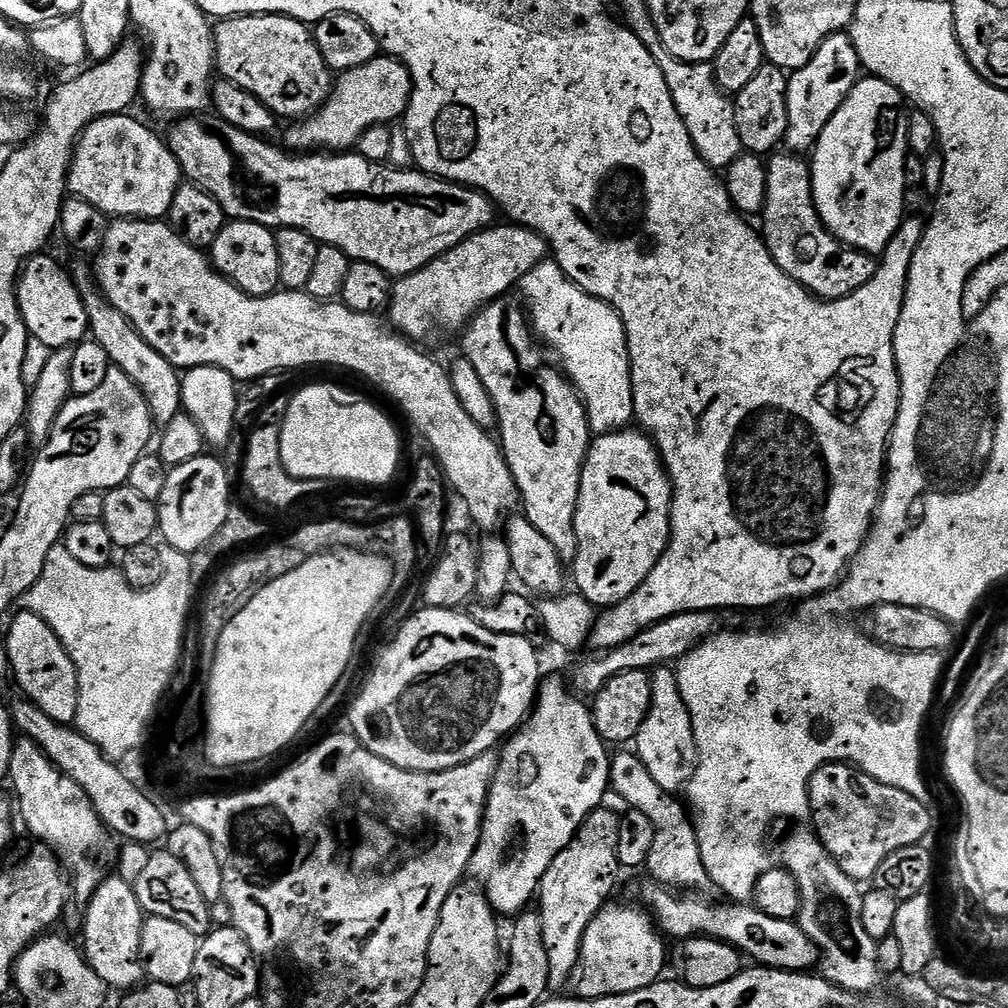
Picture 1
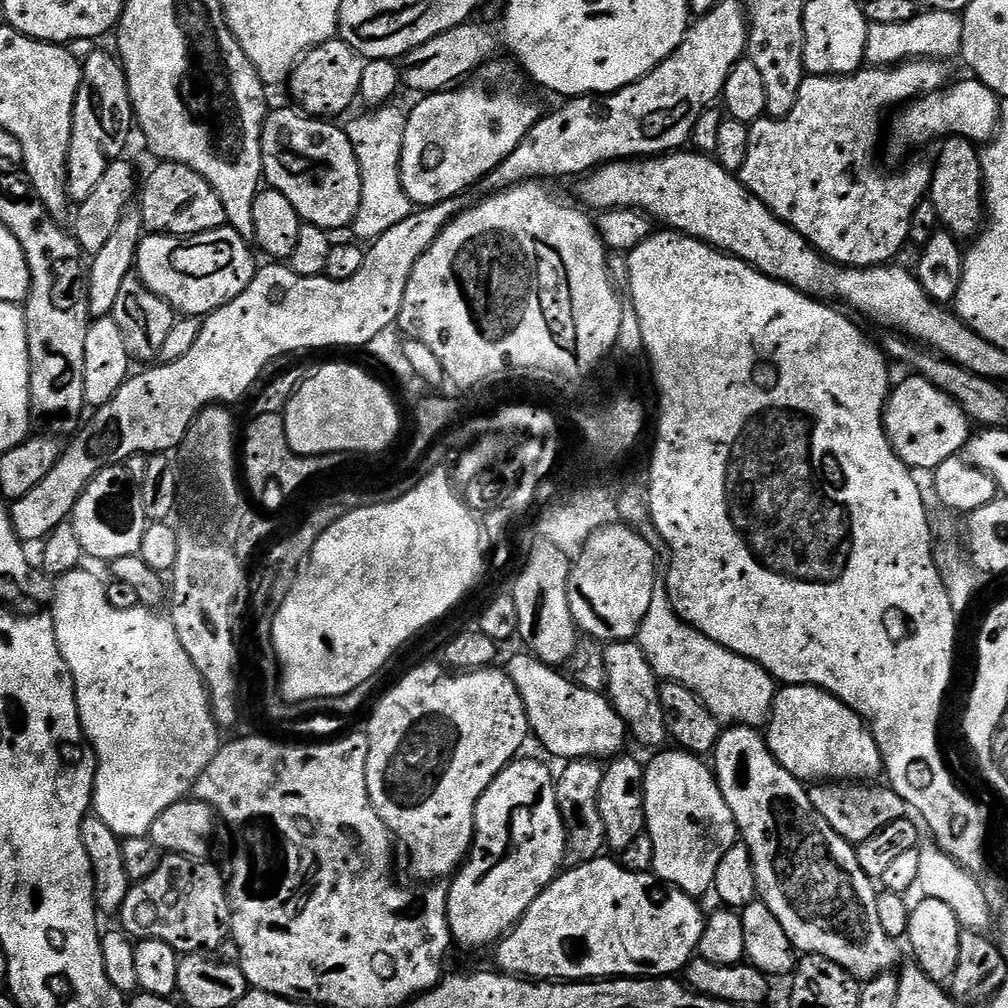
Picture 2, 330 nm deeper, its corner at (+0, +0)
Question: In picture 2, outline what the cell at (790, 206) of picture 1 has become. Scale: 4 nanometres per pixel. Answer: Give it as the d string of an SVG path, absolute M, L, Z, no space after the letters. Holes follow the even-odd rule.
M913 58L911 60L905 60L898 64L893 64L891 66L864 66L861 67L858 72L851 72L848 76L813 76L811 74L805 75L802 86L798 86L798 102L794 102L794 110L790 110L788 116L782 116L779 118L761 118L755 120L753 124L750 125L750 154L746 154L746 166L742 166L742 170L738 174L738 179L745 188L749 188L755 196L757 196L767 208L774 213L779 220L784 220L787 224L792 227L798 234L802 234L804 239L820 253L821 256L827 258L831 263L842 264L849 268L874 268L877 266L883 266L889 262L895 261L896 255L903 250L904 244L909 243L908 235L910 234L910 218L914 218L914 210L918 206L918 202L922 202L929 195L930 189L932 187L932 164L926 162L926 164L908 164L904 168L904 172L883 172L880 169L880 164L876 161L876 143L881 143L882 140L882 124L880 128L880 119L884 116L884 111L887 108L895 109L897 106L903 106L908 103L909 100L914 100L918 96L923 96L925 92L936 92L939 88L945 87L949 83L950 77L948 77L948 68L943 59L940 58Z

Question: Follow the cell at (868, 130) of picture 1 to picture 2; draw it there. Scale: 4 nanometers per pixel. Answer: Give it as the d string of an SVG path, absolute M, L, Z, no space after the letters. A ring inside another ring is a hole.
M967 78L949 83L936 92L925 92L914 100L909 100L895 113L892 125L886 128L886 144L892 156L904 156L915 148L935 145L949 136L964 136L973 144L980 146L991 141L1000 126L1001 97L981 80Z

